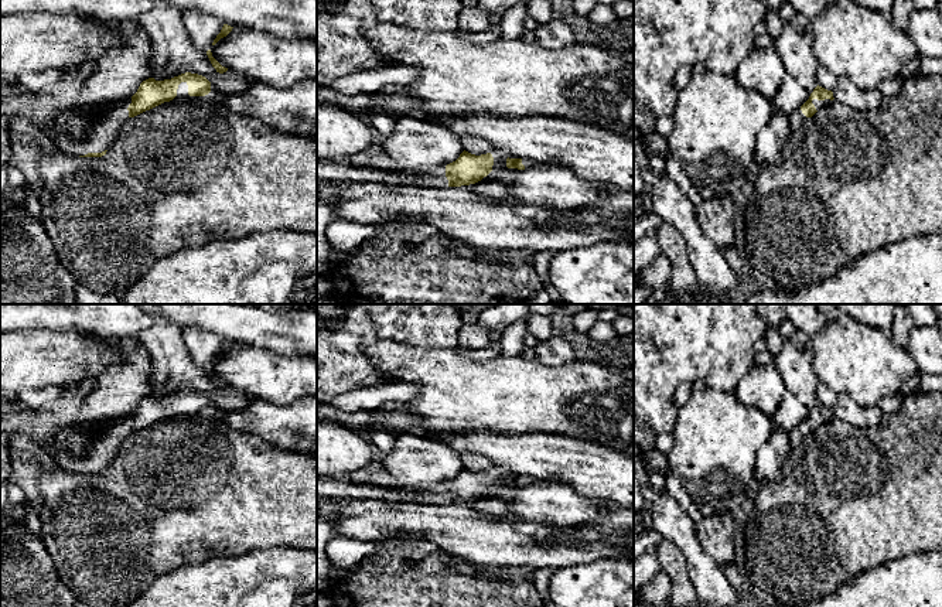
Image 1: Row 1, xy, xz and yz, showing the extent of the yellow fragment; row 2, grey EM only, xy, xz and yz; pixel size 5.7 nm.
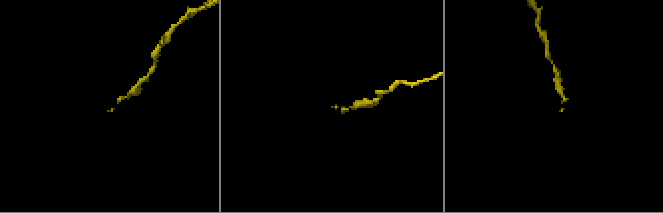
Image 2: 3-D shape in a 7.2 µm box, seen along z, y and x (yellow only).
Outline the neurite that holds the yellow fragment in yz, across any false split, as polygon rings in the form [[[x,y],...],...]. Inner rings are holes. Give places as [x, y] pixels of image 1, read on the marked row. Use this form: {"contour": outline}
{"contour": [[[818,85],[810,93],[809,99],[788,117],[791,130],[798,130],[808,117],[812,117],[818,110],[829,105],[833,99],[832,91]]]}

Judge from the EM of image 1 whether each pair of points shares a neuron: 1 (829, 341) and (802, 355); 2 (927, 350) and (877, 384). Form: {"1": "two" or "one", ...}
{"1": "two", "2": "two"}

